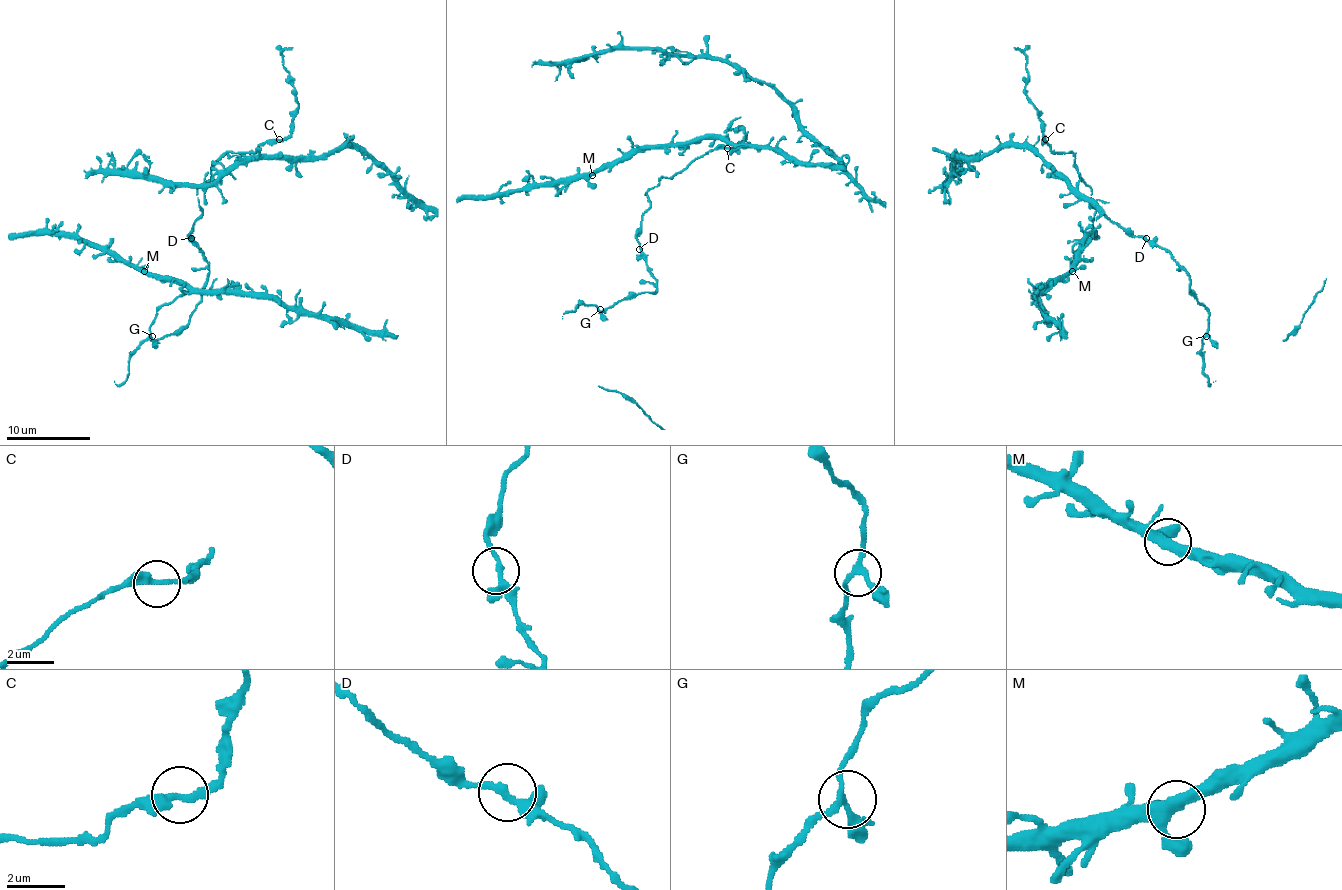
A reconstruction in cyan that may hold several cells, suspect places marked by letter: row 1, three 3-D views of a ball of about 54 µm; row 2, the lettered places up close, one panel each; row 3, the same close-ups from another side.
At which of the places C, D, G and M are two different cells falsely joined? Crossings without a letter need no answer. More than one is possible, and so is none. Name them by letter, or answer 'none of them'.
none of them

